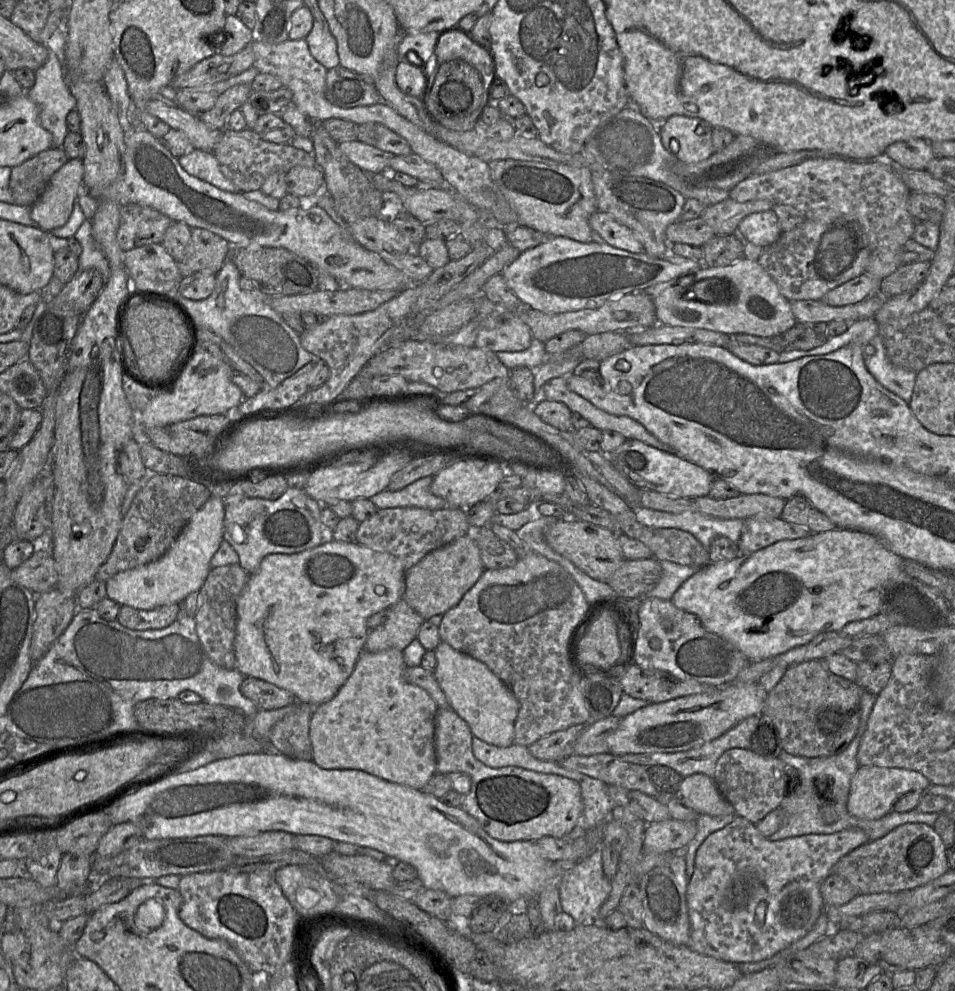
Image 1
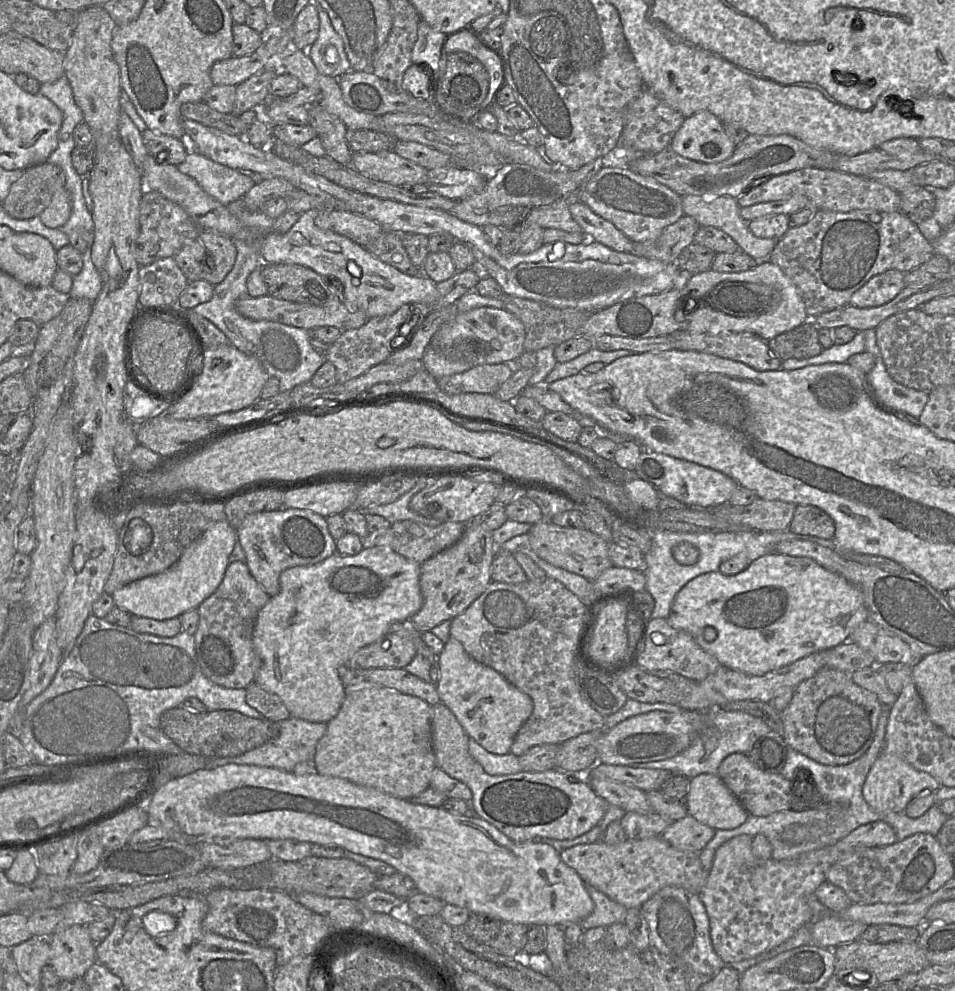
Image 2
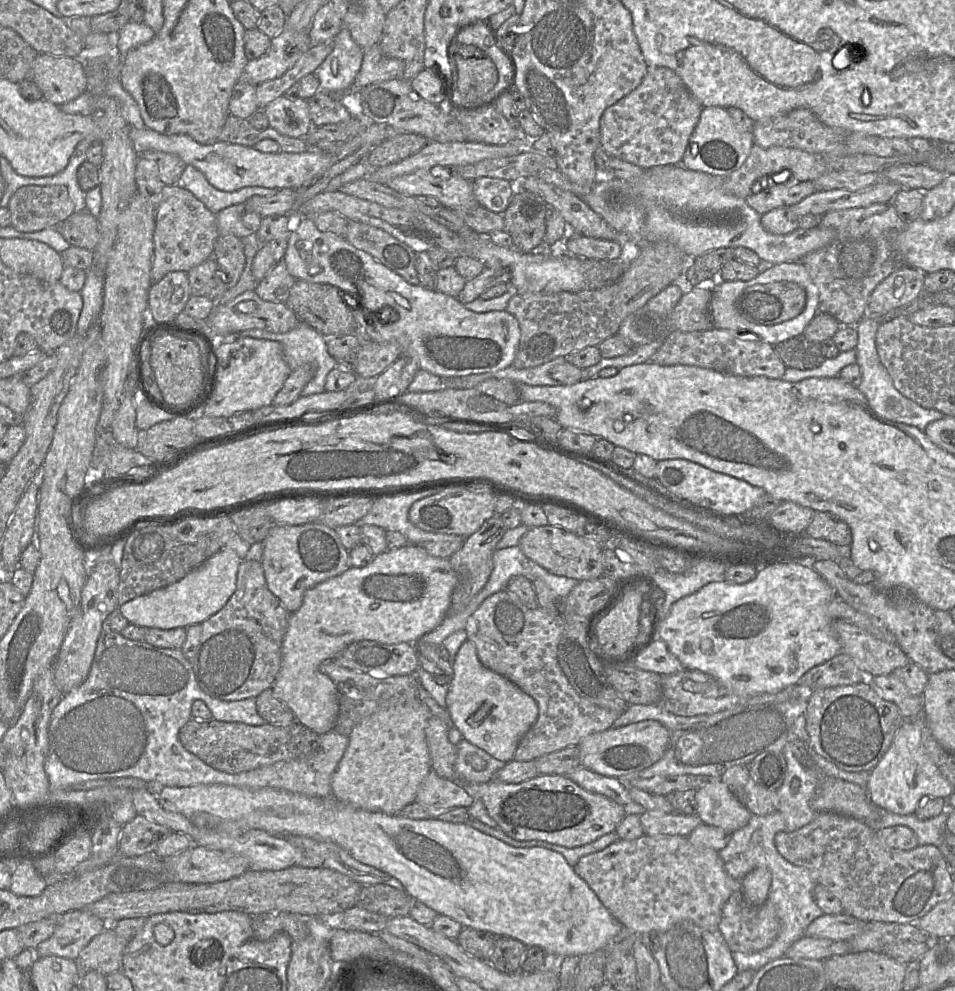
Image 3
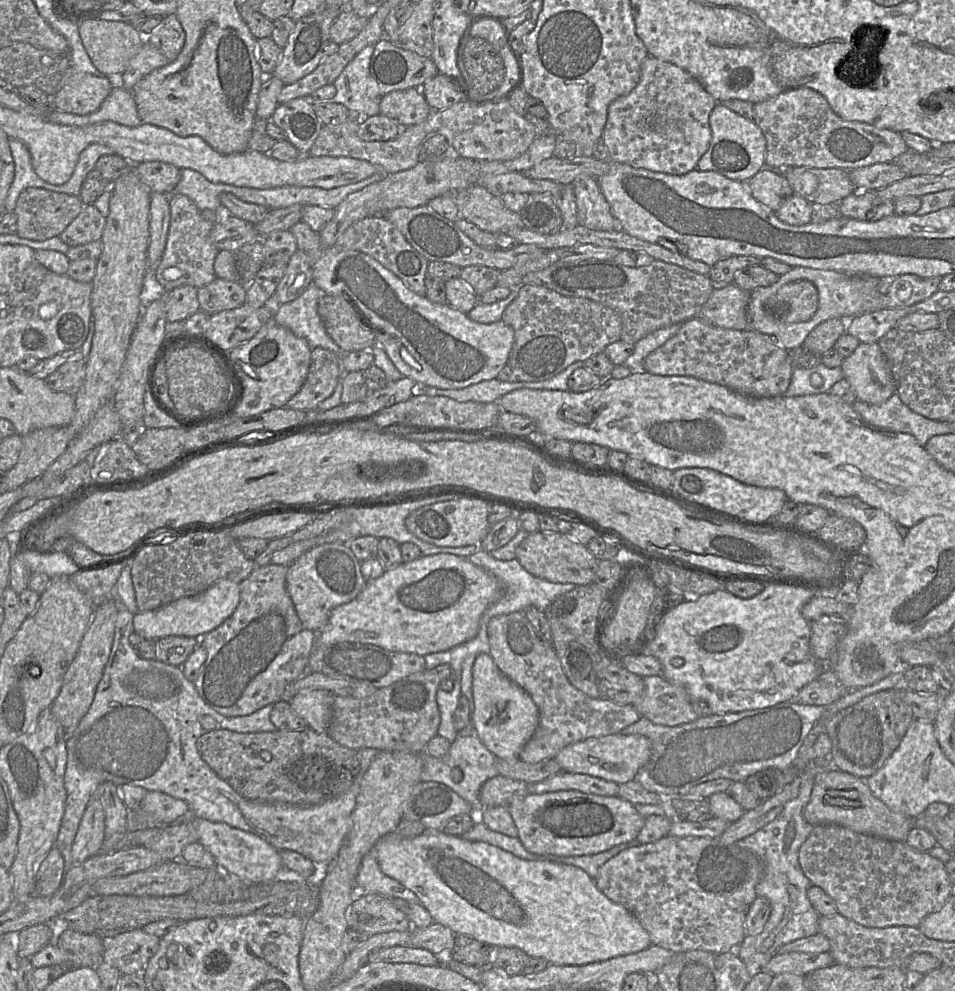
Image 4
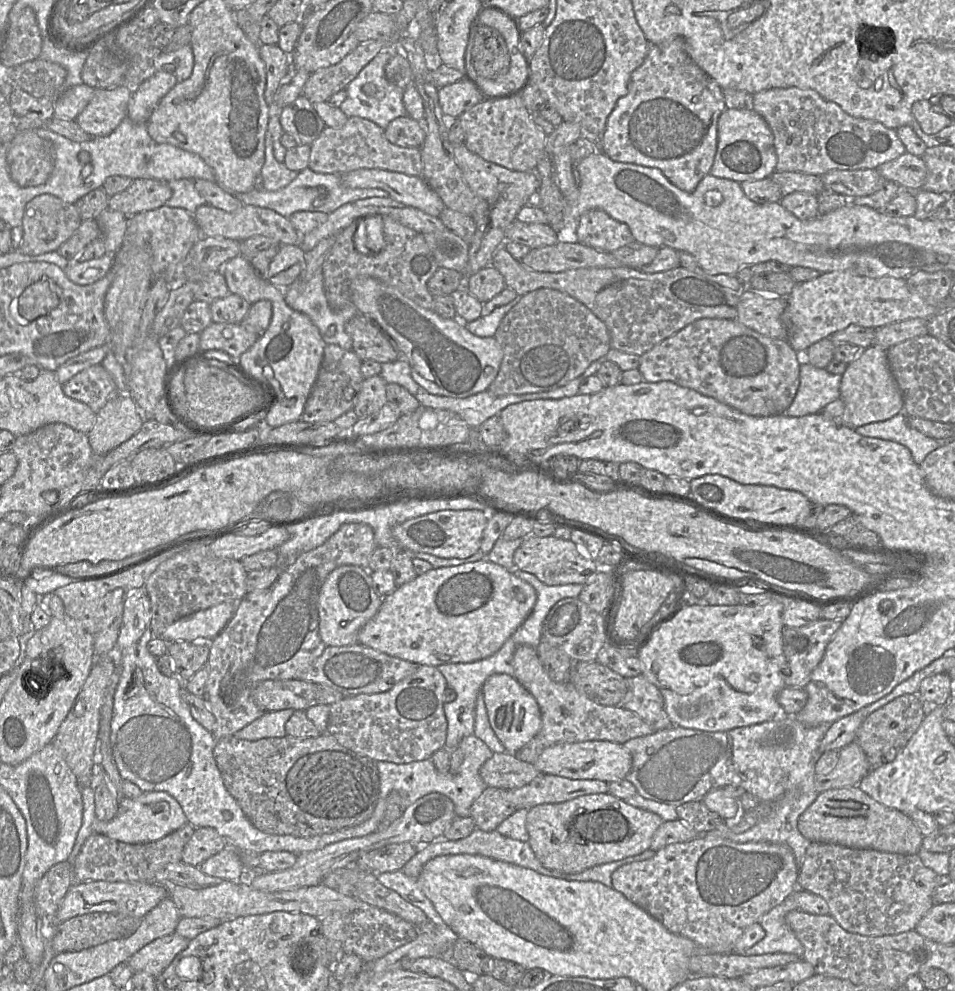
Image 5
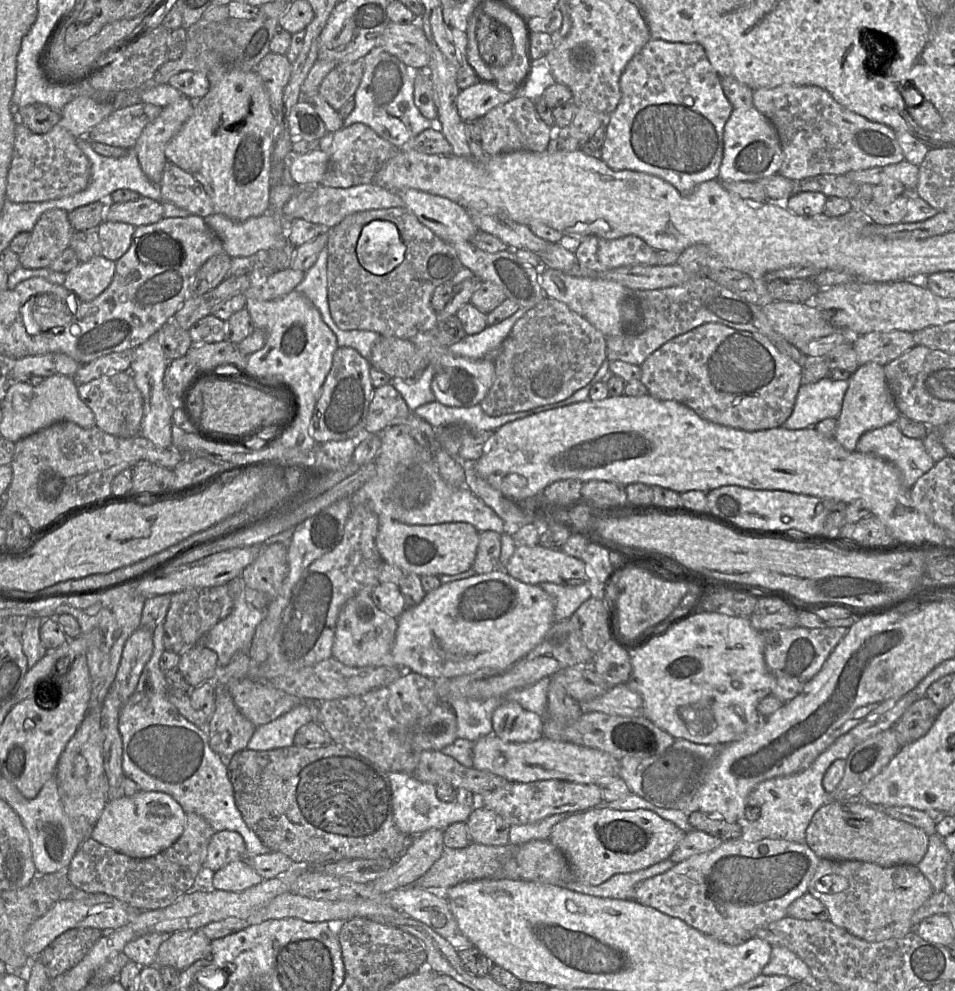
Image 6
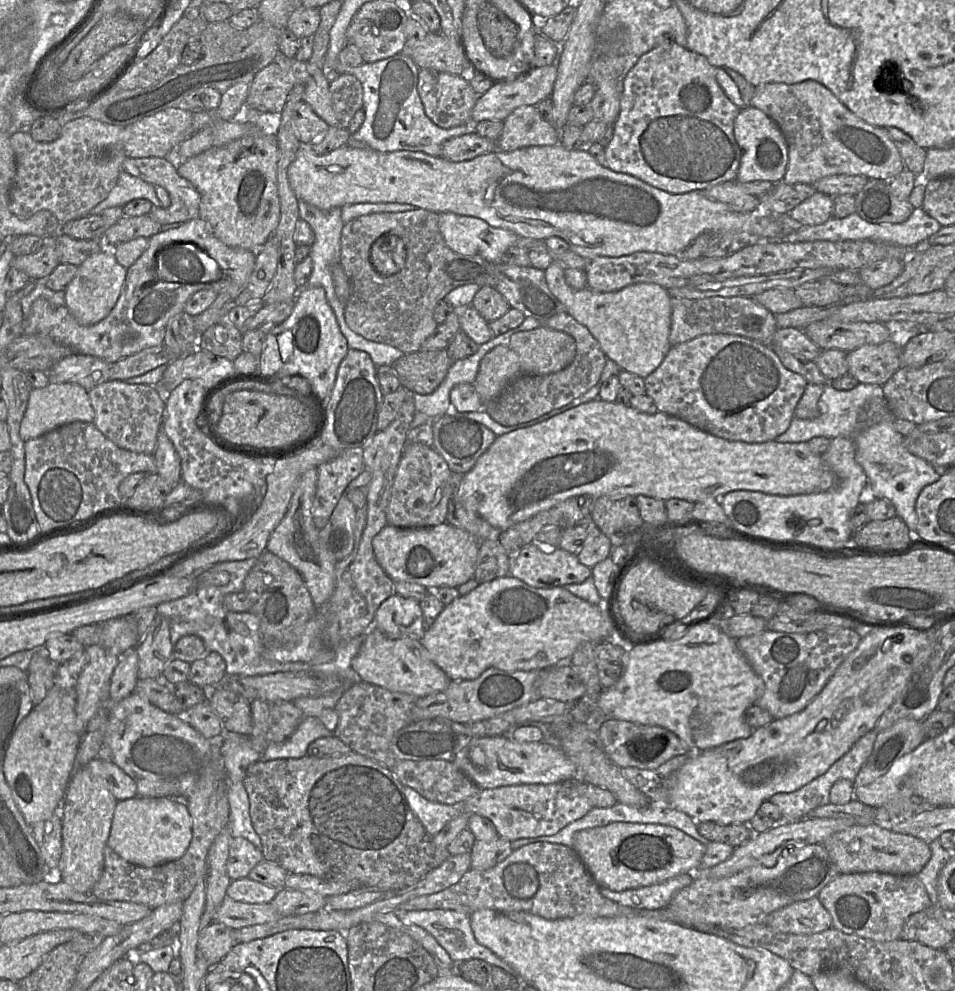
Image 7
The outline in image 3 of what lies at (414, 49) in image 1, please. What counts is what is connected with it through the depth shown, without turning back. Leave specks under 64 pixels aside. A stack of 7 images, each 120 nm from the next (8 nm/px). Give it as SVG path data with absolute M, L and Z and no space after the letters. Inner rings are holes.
M432 2L427 6L424 15L424 65L427 69L444 74L450 85L453 83L454 70L450 47L456 42L461 28L458 24L450 23L450 17L442 15L440 2Z

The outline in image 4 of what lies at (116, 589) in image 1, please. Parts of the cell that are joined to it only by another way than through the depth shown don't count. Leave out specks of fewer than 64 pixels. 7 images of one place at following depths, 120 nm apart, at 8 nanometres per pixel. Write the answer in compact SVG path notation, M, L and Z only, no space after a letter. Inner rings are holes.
M220 579L197 595L181 598L156 610L138 611L133 616L134 632L150 640L169 636L202 638L227 620L237 608L239 601L240 584Z

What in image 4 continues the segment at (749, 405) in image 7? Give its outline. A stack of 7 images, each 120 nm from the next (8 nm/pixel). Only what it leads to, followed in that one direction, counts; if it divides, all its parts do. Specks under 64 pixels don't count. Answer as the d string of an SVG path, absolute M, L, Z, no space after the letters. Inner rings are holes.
M698 317L682 323L674 336L644 360L644 370L651 374L692 376L757 398L784 395L793 369L788 350L777 344L771 336L752 329L717 327Z

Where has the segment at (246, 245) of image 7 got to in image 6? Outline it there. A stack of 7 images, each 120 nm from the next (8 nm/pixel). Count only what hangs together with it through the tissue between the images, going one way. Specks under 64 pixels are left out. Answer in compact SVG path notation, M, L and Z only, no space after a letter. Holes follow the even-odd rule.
M214 67L207 73L210 83L208 93L199 100L191 100L193 113L186 121L182 129L174 136L165 147L167 161L178 166L182 170L191 174L200 182L211 198L215 213L224 215L233 221L245 221L252 217L258 217L265 213L270 213L270 187L271 187L271 163L272 153L276 142L276 119L270 106L269 96L259 75L254 71L231 70L224 71L222 68Z

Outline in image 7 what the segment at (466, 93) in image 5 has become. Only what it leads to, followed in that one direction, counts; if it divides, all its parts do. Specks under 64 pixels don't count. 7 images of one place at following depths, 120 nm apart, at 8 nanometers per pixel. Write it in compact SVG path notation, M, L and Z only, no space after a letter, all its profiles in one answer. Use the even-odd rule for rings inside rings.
M556 62L545 67L533 67L527 73L510 81L495 82L494 85L479 98L472 110L471 119L475 122L495 120L503 122L516 108L521 106L537 106L539 102L551 97L557 77Z

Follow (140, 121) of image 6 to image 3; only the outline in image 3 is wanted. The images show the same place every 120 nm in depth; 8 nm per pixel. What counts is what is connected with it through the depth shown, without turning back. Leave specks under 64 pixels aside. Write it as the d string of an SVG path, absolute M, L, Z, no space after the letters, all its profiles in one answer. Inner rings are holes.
M39 53L29 79L41 90L45 100L62 106L86 92L87 79L82 63L71 57Z

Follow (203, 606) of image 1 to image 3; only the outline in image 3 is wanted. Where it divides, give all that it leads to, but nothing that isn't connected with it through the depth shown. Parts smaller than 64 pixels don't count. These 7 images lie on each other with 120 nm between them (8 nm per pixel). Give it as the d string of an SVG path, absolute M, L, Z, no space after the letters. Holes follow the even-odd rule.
M243 560L233 595L220 611L201 624L201 643L191 661L200 688L223 701L256 698L270 689L280 670L281 645L289 616L269 590L261 563Z

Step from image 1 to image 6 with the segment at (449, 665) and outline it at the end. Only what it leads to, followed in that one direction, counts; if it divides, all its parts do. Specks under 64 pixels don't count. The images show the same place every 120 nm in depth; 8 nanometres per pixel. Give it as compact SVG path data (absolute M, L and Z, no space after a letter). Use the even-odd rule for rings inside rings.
M504 698L493 712L492 724L494 733L503 741L526 743L543 736L545 720L519 703Z

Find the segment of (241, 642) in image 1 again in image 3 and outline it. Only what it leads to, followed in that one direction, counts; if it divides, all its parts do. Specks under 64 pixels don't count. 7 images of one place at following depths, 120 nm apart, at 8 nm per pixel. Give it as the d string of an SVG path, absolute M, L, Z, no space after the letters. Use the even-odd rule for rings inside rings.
M408 544L405 547L393 550L387 549L385 552L375 556L373 561L367 566L362 568L350 567L342 574L314 586L304 594L300 608L297 611L290 613L288 625L281 645L280 670L272 687L270 688L271 692L294 713L297 723L301 724L307 729L312 730L318 735L332 731L336 725L336 720L338 718L339 700L341 695L333 681L328 676L320 672L319 666L325 660L331 660L339 651L356 641L370 640L382 644L398 644L402 642L410 644L416 643L425 634L433 631L437 626L439 626L447 616L451 606L452 593L457 583L458 576L454 571L449 558L438 558L431 556L420 546L415 544Z

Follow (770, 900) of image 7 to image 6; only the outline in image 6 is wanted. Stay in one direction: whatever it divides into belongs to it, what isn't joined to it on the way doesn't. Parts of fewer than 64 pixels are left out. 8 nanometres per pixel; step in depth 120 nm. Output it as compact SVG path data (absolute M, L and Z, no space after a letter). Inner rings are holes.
M764 838L755 842L723 841L712 851L695 854L668 871L648 878L635 889L632 900L668 916L678 918L701 933L729 945L752 937L754 931L787 915L787 908L808 893L820 858L805 843Z

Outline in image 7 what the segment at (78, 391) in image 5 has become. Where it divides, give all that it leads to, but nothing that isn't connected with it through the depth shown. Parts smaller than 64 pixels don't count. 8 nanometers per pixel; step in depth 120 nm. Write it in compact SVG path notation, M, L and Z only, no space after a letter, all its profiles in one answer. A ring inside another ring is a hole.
M109 380L88 391L95 411L94 425L118 447L137 453L153 454L162 429L164 395L155 386Z

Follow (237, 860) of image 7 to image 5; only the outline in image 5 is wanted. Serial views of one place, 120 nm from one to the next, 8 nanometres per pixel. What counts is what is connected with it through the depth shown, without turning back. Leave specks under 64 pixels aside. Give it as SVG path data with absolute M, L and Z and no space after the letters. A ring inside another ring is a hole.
M196 828L184 847L182 862L199 867L227 846L227 841L213 828Z

